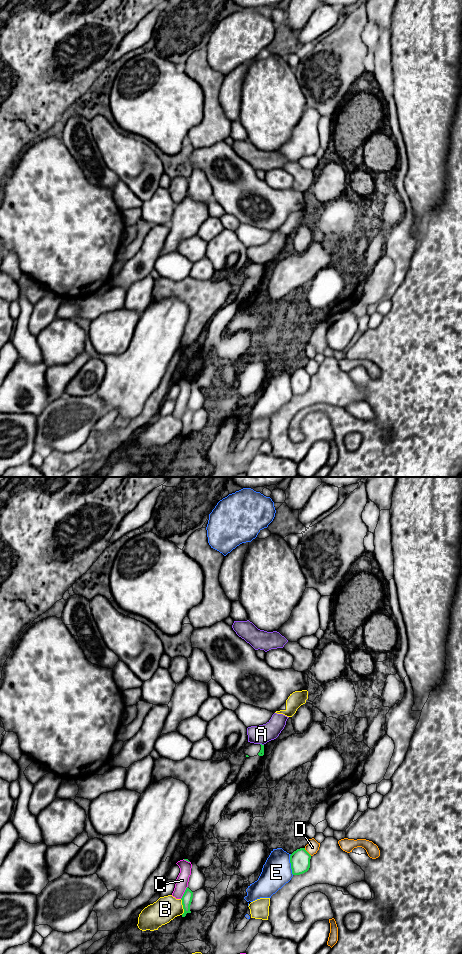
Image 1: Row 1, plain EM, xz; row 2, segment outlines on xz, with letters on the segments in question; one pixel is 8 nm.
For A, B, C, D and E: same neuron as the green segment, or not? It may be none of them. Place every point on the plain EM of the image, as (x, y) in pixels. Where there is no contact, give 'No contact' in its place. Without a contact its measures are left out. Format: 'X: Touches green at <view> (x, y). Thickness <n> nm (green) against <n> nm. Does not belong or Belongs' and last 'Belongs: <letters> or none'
A: Touches green at xz (261, 264). Thickness 50 nm (green) against 150 nm. Does not belong
B: Touches green at xz (183, 427). Thickness 80 nm (green) against 200 nm. Does not belong
C: Touches green at xz (184, 412). Thickness 80 nm (green) against 100 nm. Does not belong
D: Touches green at xz (307, 372). Thickness 160 nm (green) against 100 nm. Does not belong
E: Touches green at xz (291, 384). Thickness 160 nm (green) against 240 nm. Does not belong
Belongs: none

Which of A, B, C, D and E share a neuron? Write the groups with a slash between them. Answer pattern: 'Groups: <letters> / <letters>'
Groups: A B / C / D / E

